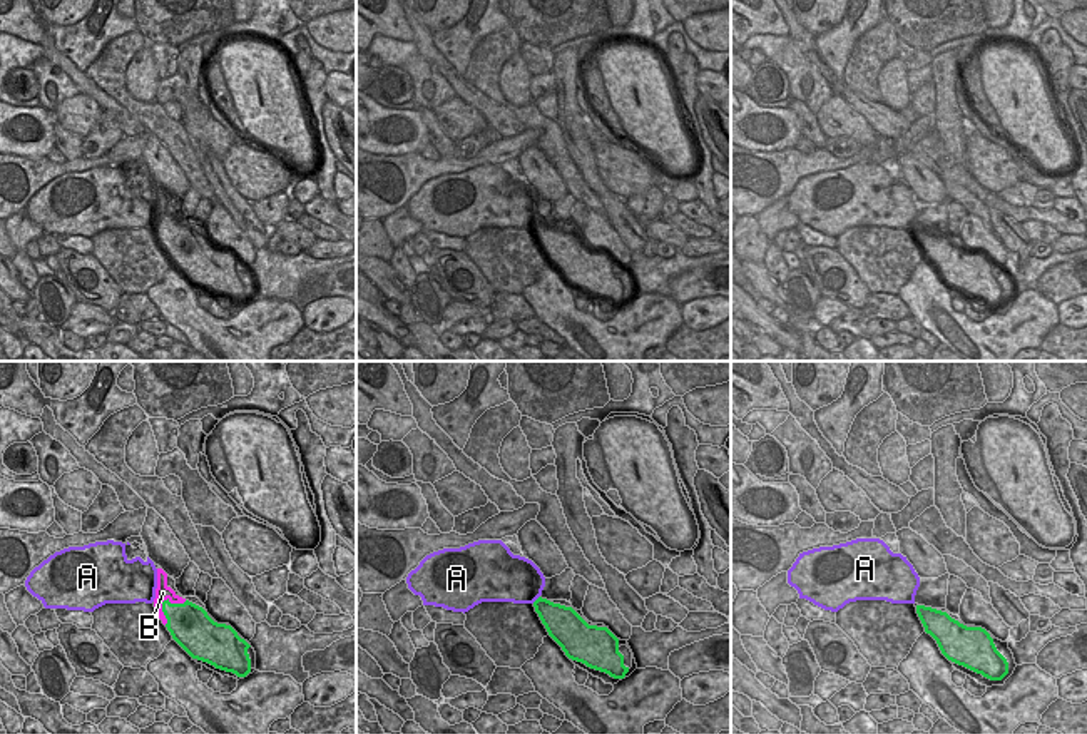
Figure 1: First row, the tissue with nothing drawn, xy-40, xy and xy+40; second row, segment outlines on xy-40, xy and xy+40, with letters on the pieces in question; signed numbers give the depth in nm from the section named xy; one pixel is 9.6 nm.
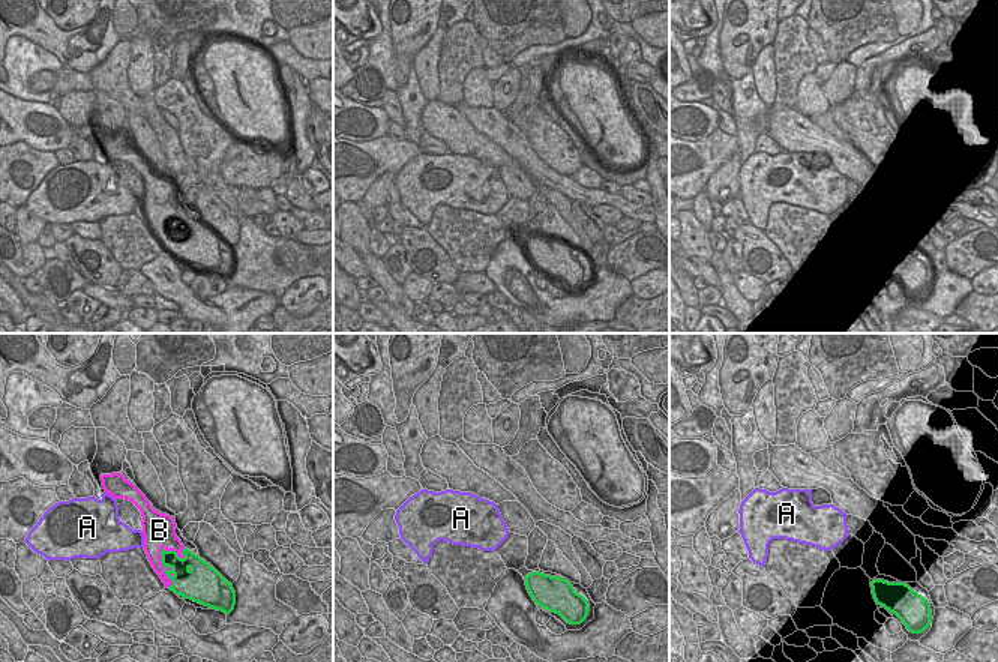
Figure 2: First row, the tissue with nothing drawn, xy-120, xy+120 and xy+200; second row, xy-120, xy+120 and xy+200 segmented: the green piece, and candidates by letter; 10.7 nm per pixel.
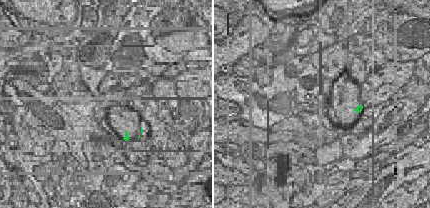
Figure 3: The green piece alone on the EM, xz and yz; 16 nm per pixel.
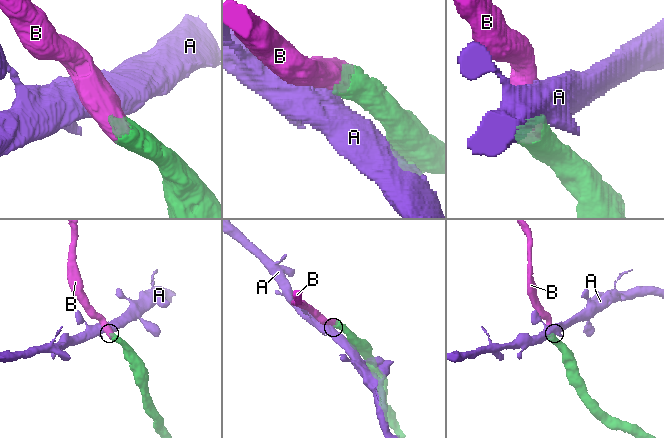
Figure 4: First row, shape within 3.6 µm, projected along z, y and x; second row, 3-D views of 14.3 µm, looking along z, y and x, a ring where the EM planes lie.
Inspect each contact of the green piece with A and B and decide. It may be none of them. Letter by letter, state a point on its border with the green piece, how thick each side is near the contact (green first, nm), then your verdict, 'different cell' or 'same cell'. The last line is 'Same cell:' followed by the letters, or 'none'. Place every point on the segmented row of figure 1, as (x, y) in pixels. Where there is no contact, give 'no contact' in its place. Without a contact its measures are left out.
A: contact xy (537, 599); calibres 280 and 440 nm; different cell
B: contact xy-40 (163, 602); calibres 320 and 160 nm; same cell
Same cell: B

